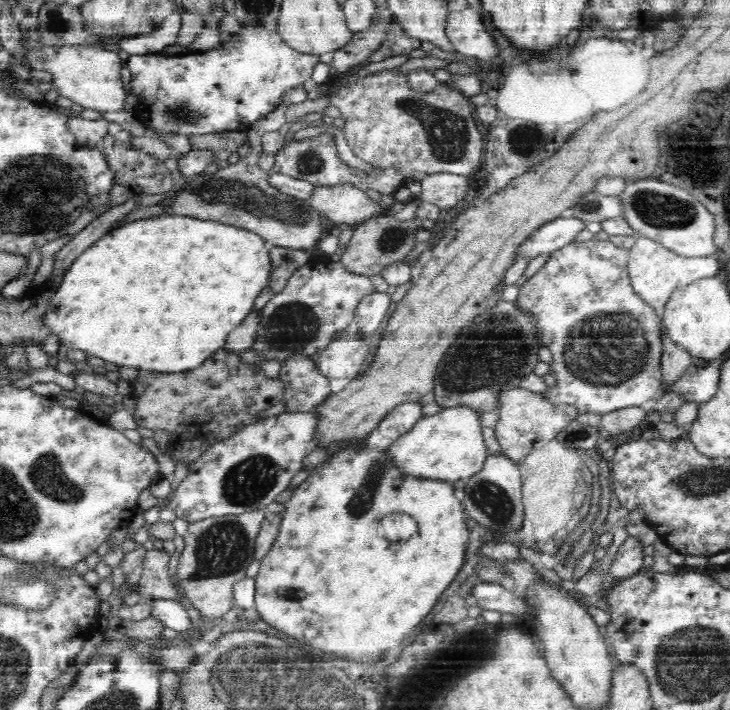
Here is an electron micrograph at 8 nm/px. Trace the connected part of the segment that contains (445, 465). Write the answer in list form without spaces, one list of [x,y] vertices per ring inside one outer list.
[[[458,404],[442,408],[437,413],[423,416],[390,447],[396,463],[406,467],[408,474],[418,477],[454,482],[467,480],[482,470],[489,458],[485,427],[482,426],[483,410],[475,406]]]

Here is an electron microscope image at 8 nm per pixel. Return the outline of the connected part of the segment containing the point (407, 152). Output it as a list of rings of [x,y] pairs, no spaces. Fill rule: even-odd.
[[[401,66],[366,74],[340,87],[330,96],[331,106],[342,112],[345,120],[344,136],[353,153],[374,167],[398,169],[400,175],[424,178],[426,174],[450,173],[467,176],[483,160],[484,140],[482,125],[474,116],[473,106],[466,96],[451,84],[440,83],[429,92],[409,85],[408,72]]]

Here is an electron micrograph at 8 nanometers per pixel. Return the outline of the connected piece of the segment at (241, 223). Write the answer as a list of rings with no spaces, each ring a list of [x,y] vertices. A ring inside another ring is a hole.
[[[286,104],[278,106],[276,111],[264,116],[256,122],[251,122],[246,131],[249,133],[250,151],[240,157],[236,164],[229,164],[226,168],[216,172],[202,170],[192,176],[184,177],[184,188],[173,188],[166,194],[166,199],[159,205],[164,206],[164,214],[170,216],[194,216],[194,218],[210,218],[226,225],[251,230],[264,238],[267,249],[274,246],[278,248],[294,248],[294,250],[320,249],[320,244],[326,236],[322,226],[322,216],[315,212],[309,201],[297,199],[292,195],[281,192],[279,188],[271,185],[271,172],[264,171],[258,165],[258,158],[264,152],[262,137],[268,131],[278,131],[285,123],[284,110]]]

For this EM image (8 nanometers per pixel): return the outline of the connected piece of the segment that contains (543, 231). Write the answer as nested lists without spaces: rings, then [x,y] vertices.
[[[563,214],[552,222],[543,224],[520,248],[517,258],[522,256],[536,258],[542,254],[552,254],[564,246],[575,242],[574,238],[586,230],[586,222],[581,218],[573,218],[571,214]]]

